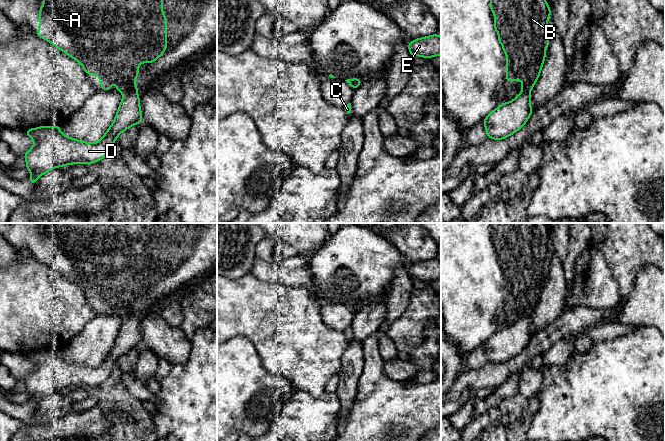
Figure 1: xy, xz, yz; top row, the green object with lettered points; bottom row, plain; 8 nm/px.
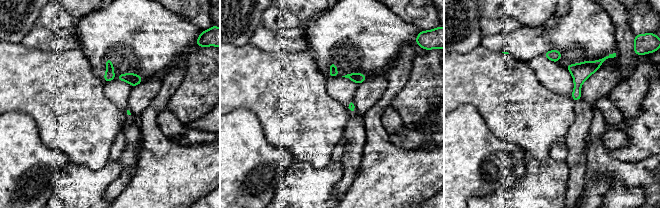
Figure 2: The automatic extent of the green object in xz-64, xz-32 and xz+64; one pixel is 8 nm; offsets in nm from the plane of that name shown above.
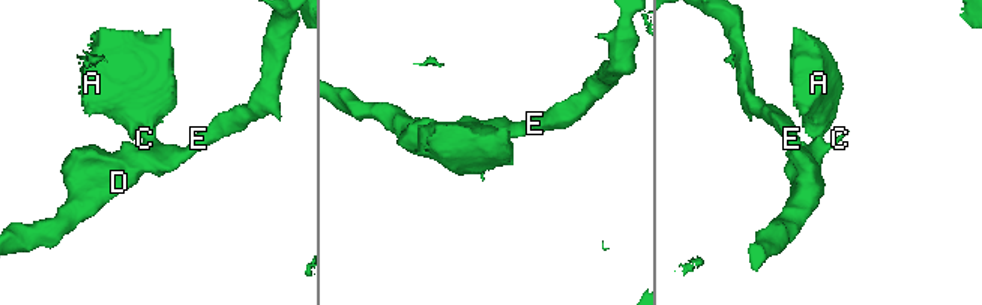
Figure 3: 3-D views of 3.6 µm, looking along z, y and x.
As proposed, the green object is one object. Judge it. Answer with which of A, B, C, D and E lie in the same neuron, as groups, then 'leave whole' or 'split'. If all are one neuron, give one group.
groups A B / C D E; split

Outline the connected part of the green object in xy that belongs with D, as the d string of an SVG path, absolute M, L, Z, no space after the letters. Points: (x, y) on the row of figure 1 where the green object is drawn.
M130 93L123 96L113 123L98 142L84 142L64 135L60 126L41 126L24 131L33 141L34 145L24 154L26 168L30 171L31 185L38 181L42 174L53 168L71 164L91 164L102 160L110 151L118 136L135 124L142 123L139 95Z

